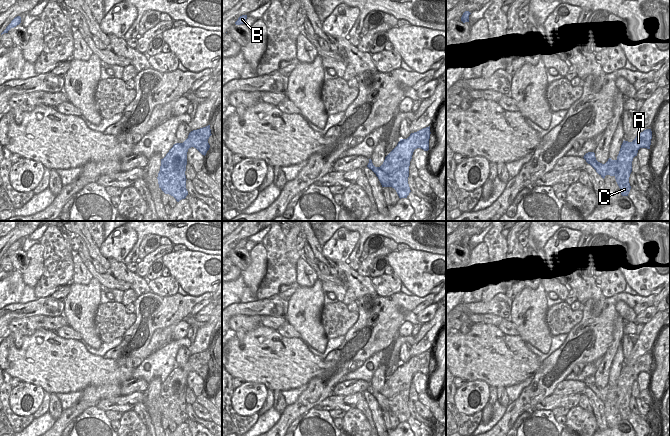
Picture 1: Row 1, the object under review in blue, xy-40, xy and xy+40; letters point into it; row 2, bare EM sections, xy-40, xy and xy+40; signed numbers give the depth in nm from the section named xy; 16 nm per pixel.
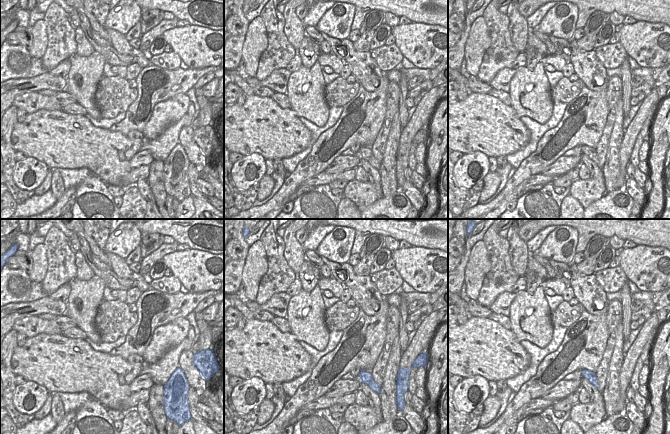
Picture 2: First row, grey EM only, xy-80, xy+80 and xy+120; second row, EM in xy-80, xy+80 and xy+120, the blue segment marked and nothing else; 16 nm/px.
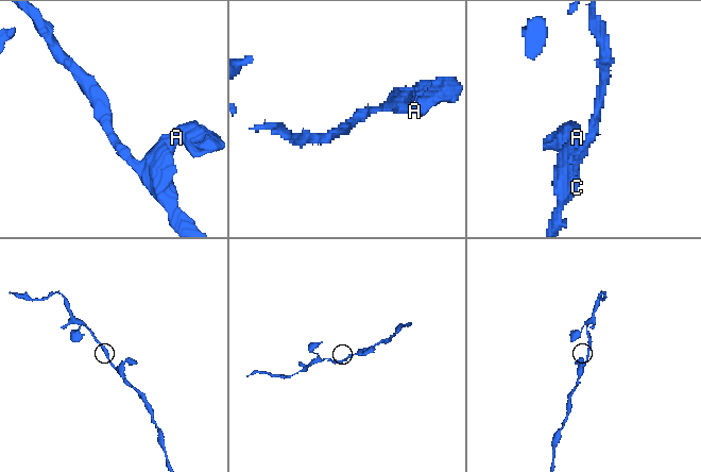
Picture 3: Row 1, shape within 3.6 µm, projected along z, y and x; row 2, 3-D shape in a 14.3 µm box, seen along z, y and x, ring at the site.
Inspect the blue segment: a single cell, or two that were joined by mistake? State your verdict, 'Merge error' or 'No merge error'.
No merge error.

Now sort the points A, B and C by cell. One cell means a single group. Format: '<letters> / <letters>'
A B C

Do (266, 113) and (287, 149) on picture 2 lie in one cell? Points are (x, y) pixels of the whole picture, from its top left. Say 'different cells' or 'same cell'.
same cell

